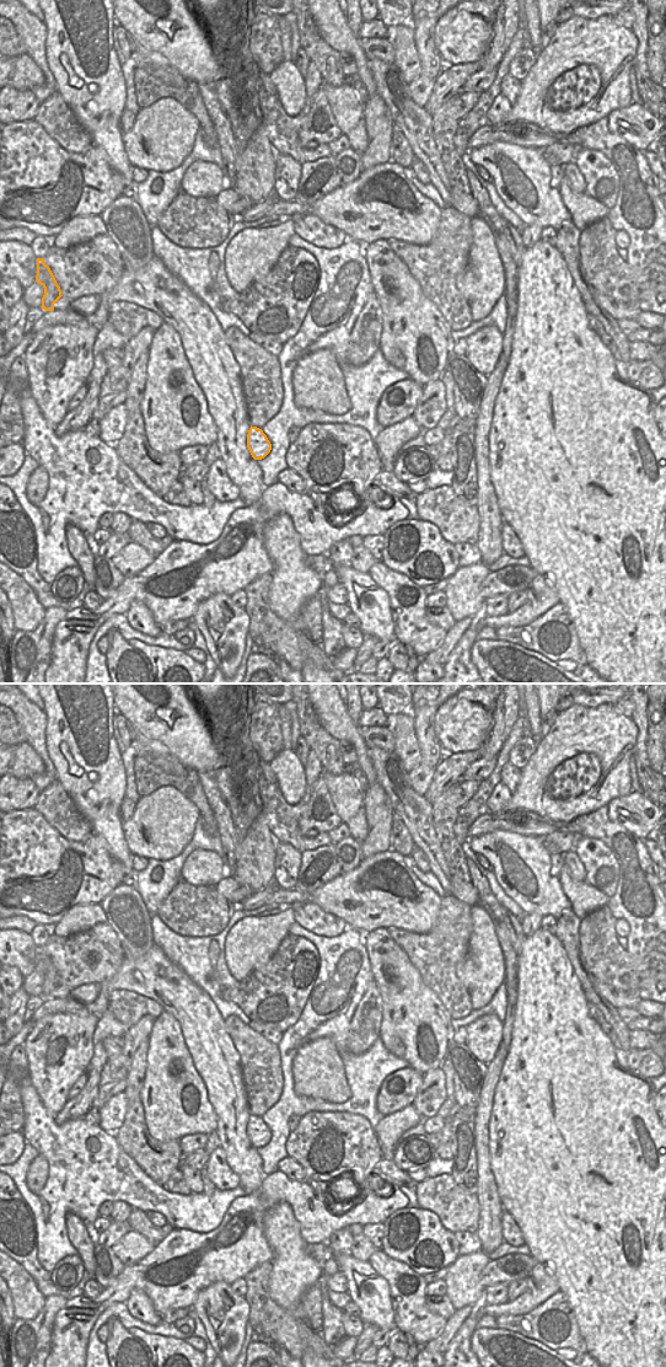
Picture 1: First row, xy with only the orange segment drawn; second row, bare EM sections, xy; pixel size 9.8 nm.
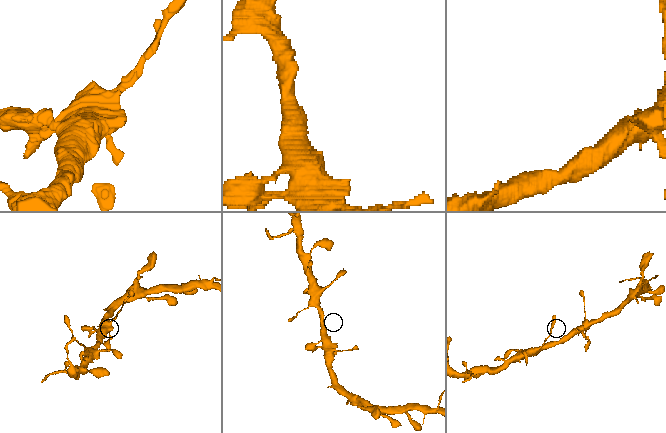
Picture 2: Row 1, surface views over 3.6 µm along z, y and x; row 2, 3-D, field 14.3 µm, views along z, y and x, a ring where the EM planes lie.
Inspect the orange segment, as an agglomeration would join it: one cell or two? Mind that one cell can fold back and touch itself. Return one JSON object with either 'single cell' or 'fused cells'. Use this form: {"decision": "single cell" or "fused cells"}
{"decision": "single cell"}

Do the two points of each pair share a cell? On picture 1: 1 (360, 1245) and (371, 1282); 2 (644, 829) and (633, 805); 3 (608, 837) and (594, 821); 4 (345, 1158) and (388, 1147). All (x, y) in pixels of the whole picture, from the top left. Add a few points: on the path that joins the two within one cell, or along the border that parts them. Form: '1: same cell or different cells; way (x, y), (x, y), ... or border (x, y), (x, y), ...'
1: different cells; border (352, 1254), (356, 1259), (366, 1261)
2: same cell; way (644, 823), (644, 816), (639, 811)
3: same cell; way (606, 834), (597, 825)
4: different cells; border (374, 1130), (381, 1158)

